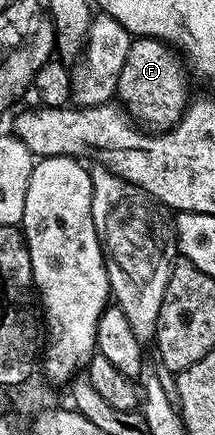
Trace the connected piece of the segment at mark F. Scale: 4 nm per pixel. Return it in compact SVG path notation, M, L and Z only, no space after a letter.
M133 38L130 53L118 77L115 98L121 99L142 122L149 123L156 127L152 129L163 133L180 122L189 102L188 79L184 76L184 67L186 71L185 60L163 39Z

